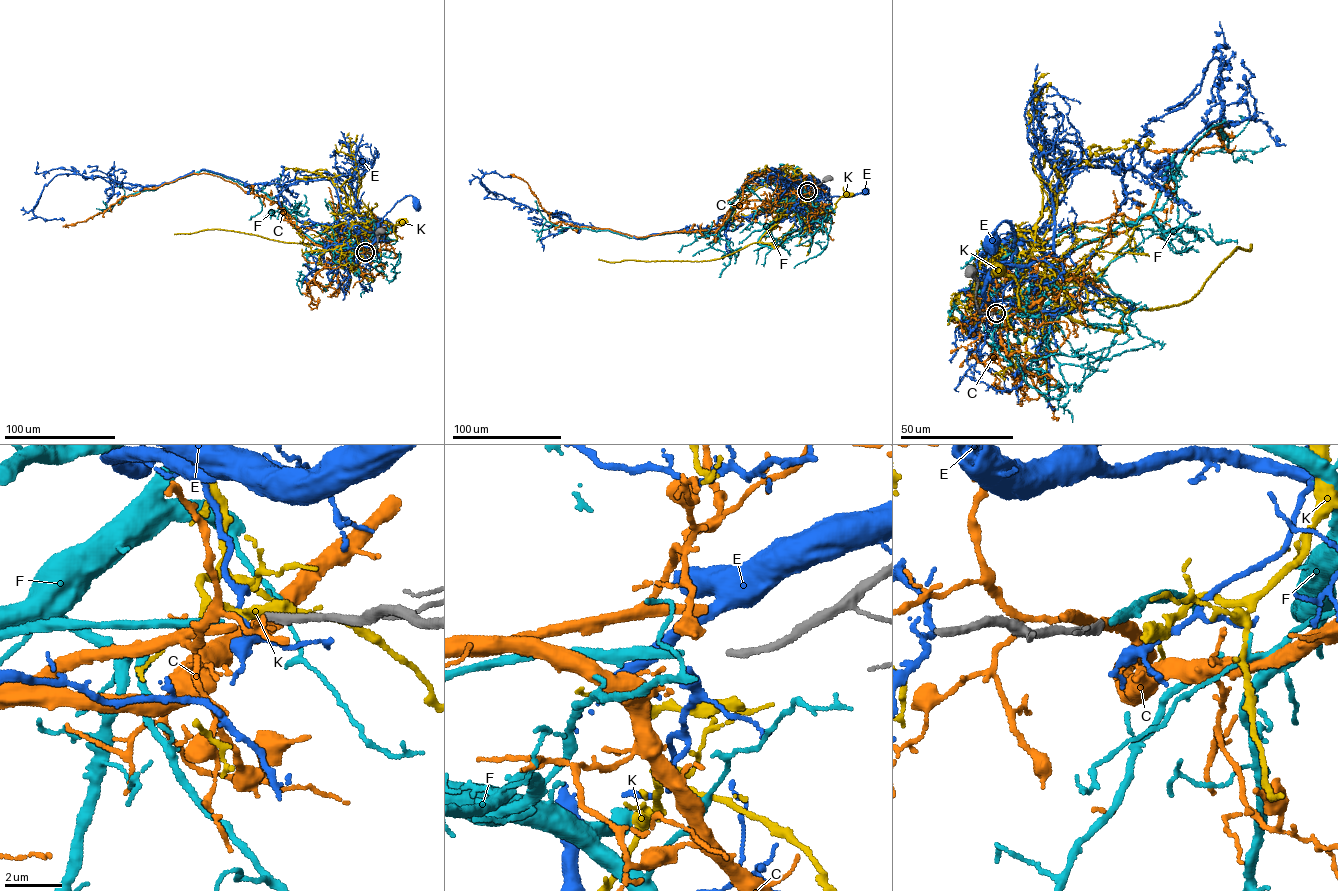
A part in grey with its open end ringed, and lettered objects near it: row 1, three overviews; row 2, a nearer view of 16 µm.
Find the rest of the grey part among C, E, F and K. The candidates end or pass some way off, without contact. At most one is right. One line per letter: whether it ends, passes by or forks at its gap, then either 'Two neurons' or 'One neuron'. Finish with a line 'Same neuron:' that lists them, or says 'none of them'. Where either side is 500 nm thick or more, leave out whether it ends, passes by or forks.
C: It ends there. Two neurons
E: It forks there. Two neurons
F: It ends there. One neuron
K: It ends there. Two neurons
Same neuron: F

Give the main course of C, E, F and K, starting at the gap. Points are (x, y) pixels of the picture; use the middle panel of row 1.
C: (806, 189), (740, 203), (716, 232), (636, 237), (551, 222), (528, 183), (515, 176)
E: (806, 192), (811, 187), (821, 184), (831, 197), (866, 191)
F: (805, 191), (739, 204), (717, 232), (667, 233), (641, 239), (607, 230), (563, 228), (546, 221), (536, 241)
K: (807, 193), (801, 196), (803, 185), (800, 184), (802, 215), (828, 212), (846, 195)

